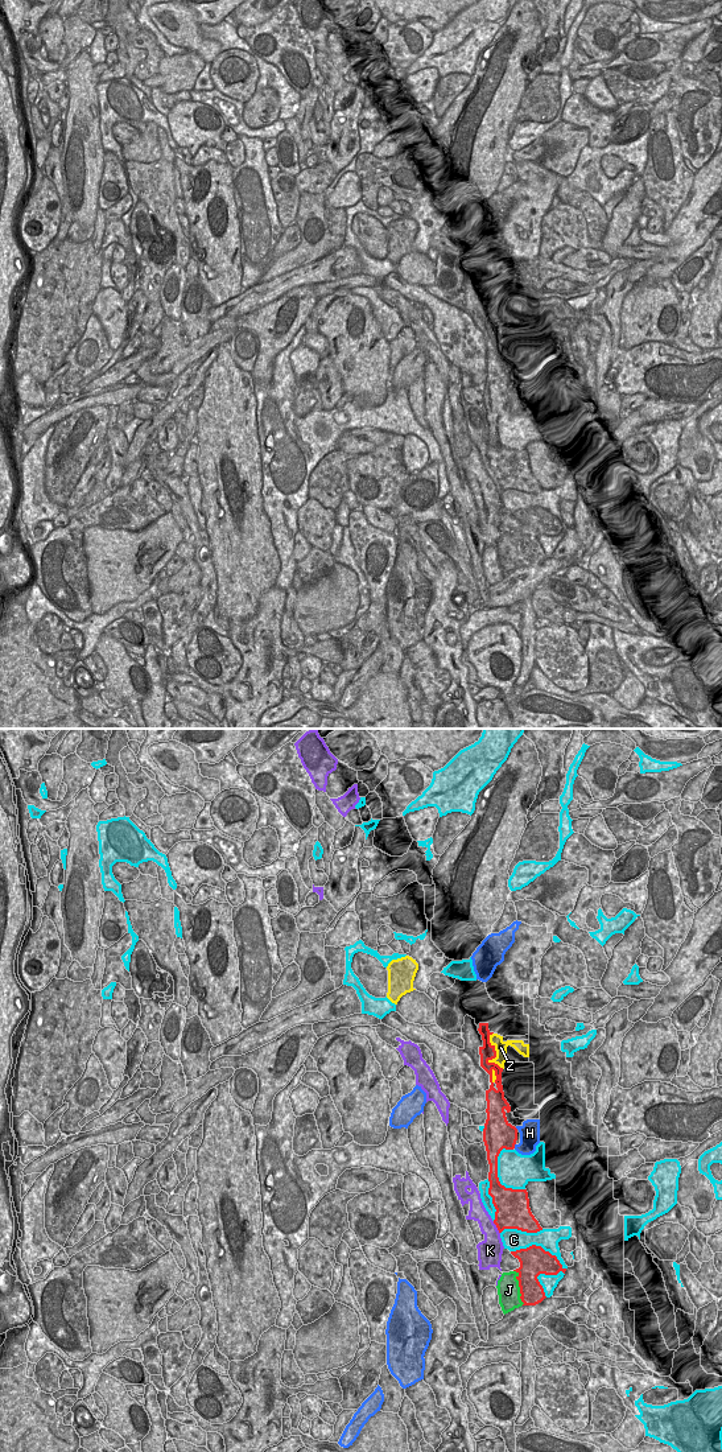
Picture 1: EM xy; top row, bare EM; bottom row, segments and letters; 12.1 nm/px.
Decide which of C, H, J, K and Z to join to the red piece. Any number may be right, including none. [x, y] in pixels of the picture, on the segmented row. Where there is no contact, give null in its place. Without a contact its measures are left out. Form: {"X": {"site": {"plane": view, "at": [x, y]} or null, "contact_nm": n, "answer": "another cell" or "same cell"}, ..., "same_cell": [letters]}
{"C": {"site": {"plane": "xy", "at": [560, 1263]}, "contact_nm": 700, "answer": "another cell"}, "H": {"site": {"plane": "xy", "at": [514, 1146]}, "contact_nm": 70, "answer": "another cell"}, "J": {"site": {"plane": "xy", "at": [519, 1286]}, "contact_nm": 440, "answer": "another cell"}, "K": {"site": {"plane": "xy", "at": [496, 1226]}, "contact_nm": 180, "answer": "another cell"}, "Z": {"site": {"plane": "xy", "at": [495, 1052]}, "contact_nm": 460, "answer": "another cell"}, "same_cell": []}

